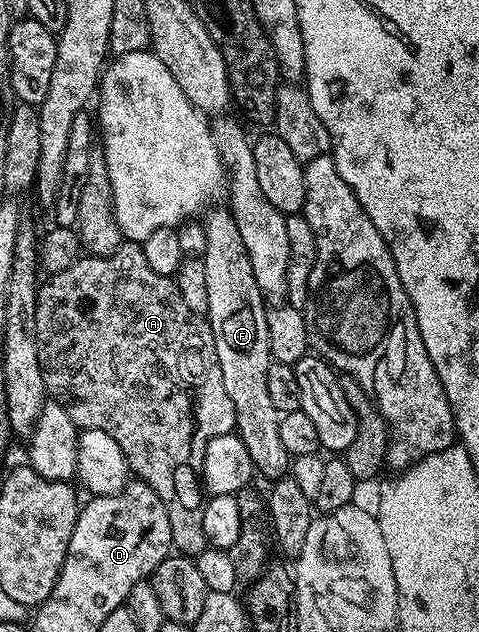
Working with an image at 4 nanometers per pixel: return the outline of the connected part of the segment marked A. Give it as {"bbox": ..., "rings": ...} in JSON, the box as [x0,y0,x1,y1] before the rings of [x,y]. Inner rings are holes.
{"bbox":[36,241,236,556],"rings":[[[125,241],[110,256],[81,256],[77,258],[70,268],[62,272],[51,275],[47,279],[49,282],[41,281],[36,292],[36,343],[38,344],[38,360],[40,361],[40,371],[44,377],[44,389],[47,397],[56,402],[74,420],[74,424],[80,430],[101,430],[106,432],[122,448],[125,458],[128,460],[131,473],[139,481],[146,483],[162,500],[162,504],[168,513],[170,520],[170,536],[173,547],[181,555],[195,556],[201,554],[203,550],[209,549],[206,540],[206,528],[202,528],[202,509],[187,506],[180,499],[180,490],[176,487],[176,473],[183,466],[199,463],[204,457],[204,449],[214,436],[231,434],[236,428],[236,413],[234,404],[230,404],[230,396],[226,396],[226,384],[222,384],[222,368],[218,364],[218,352],[214,344],[214,332],[210,328],[207,317],[202,314],[190,312],[186,300],[178,292],[175,281],[172,278],[162,276],[146,264],[146,256],[141,243]]]}

